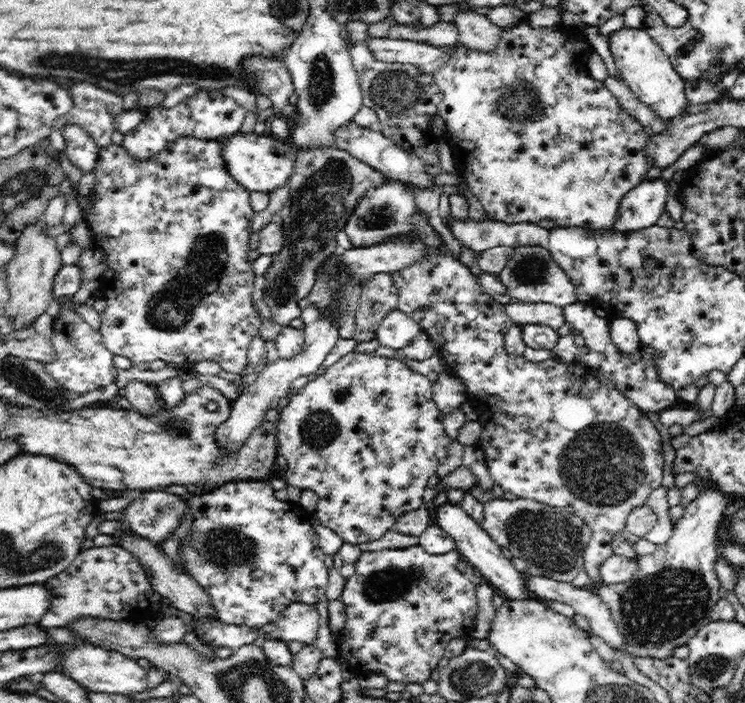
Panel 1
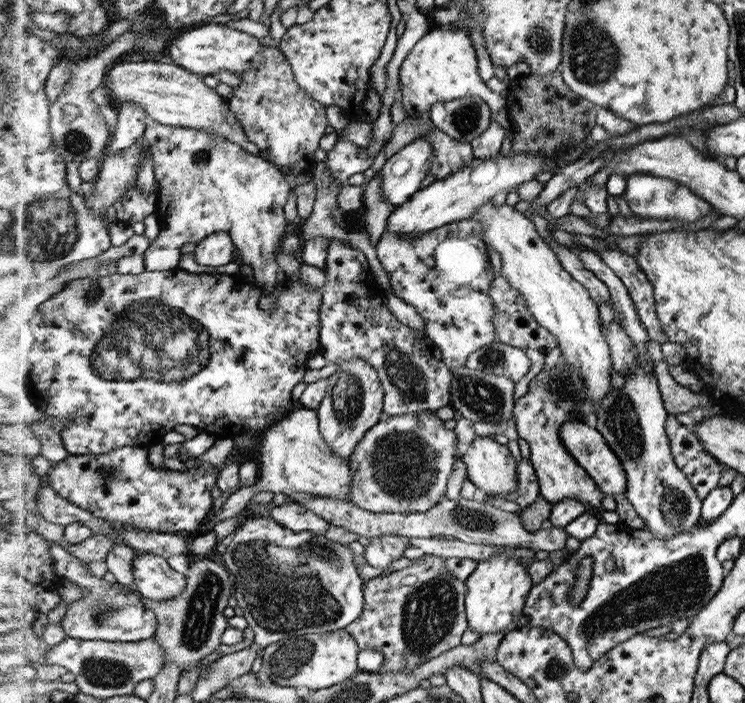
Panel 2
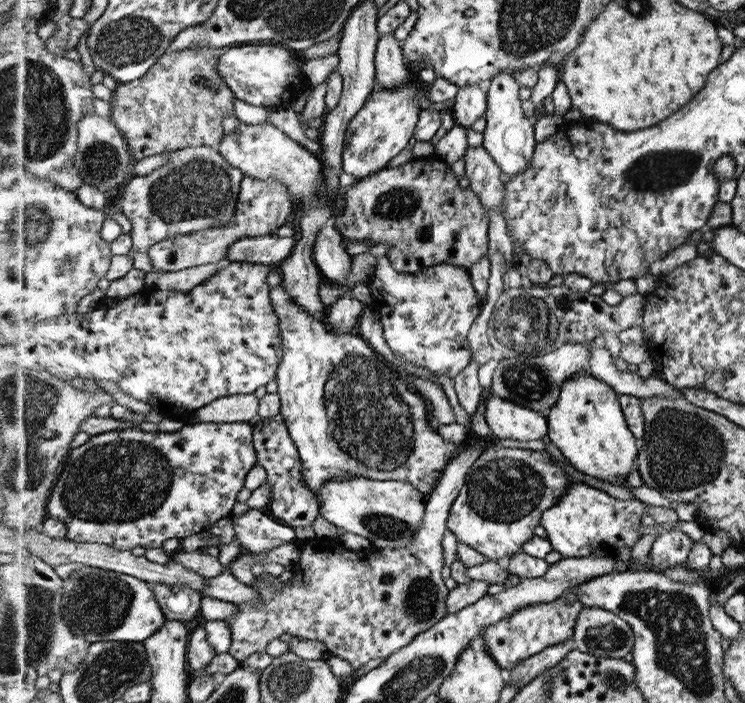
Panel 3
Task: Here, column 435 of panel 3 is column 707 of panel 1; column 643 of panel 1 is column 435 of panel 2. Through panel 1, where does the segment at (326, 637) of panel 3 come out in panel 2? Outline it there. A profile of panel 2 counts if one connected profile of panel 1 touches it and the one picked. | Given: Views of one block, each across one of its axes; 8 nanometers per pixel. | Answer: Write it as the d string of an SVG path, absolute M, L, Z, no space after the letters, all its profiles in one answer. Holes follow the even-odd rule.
M425 554L414 560L413 565L399 571L374 577L364 585L364 610L356 621L346 626L346 631L356 638L360 649L378 649L384 653L382 668L374 673L398 672L424 664L460 644L464 630L468 628L467 612L464 612L464 582L448 573L446 559Z

